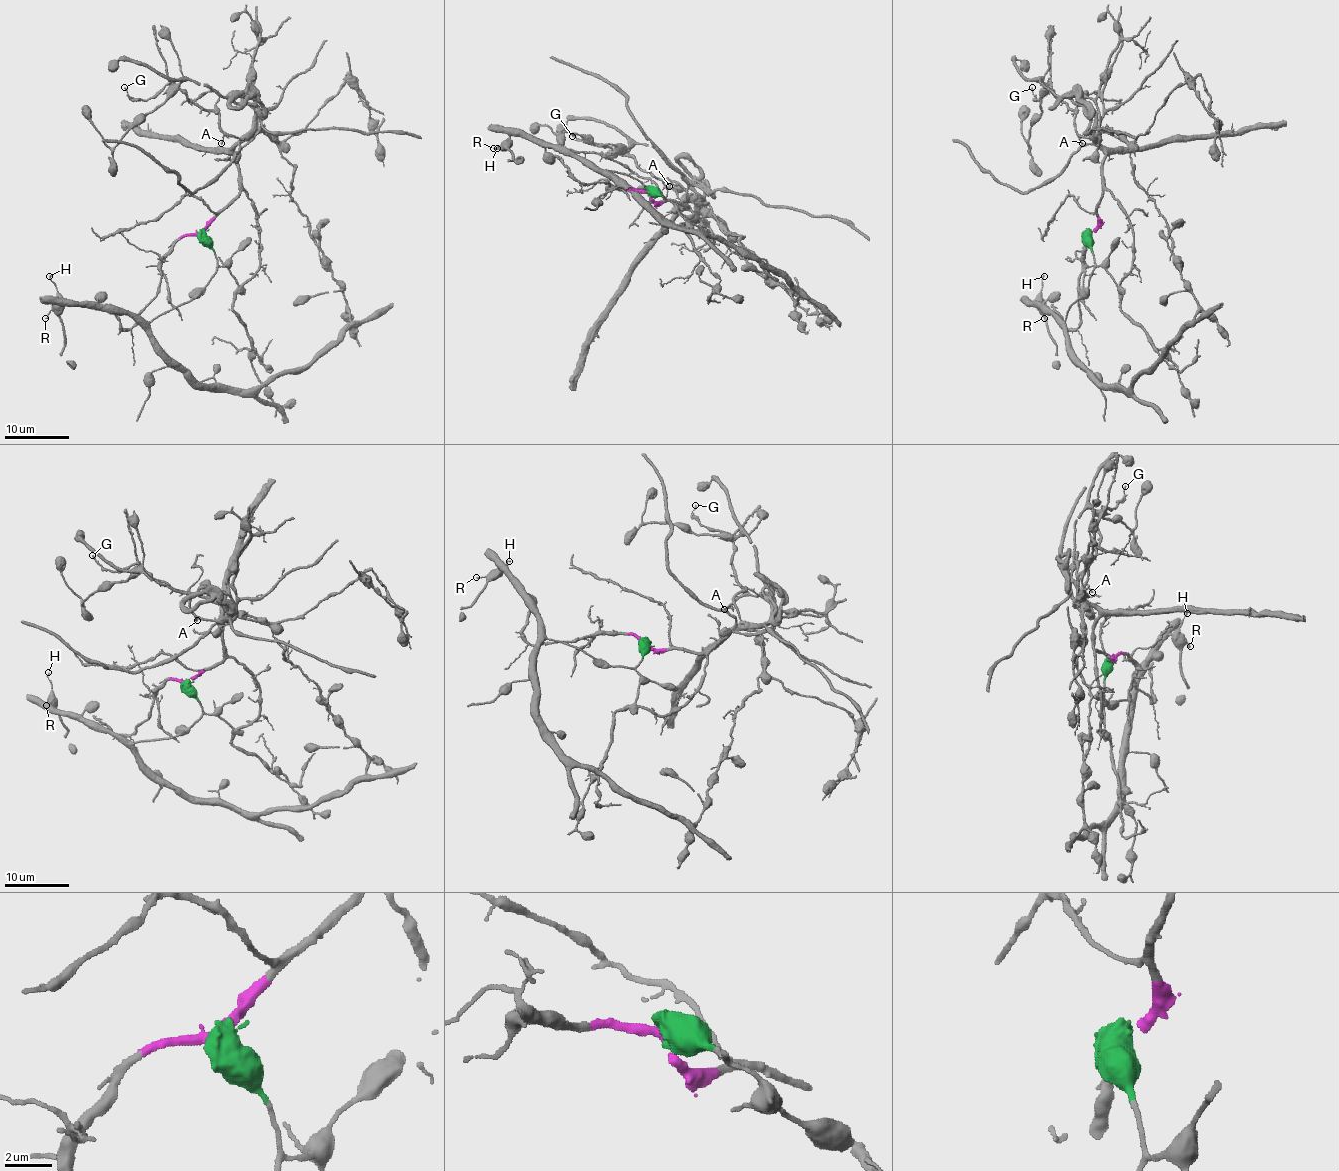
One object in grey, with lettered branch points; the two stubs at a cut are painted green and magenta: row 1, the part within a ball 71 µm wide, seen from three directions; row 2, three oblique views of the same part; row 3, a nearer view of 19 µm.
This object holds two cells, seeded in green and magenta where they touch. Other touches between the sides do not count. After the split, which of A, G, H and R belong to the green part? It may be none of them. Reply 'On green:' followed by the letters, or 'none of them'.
On green: H, R

